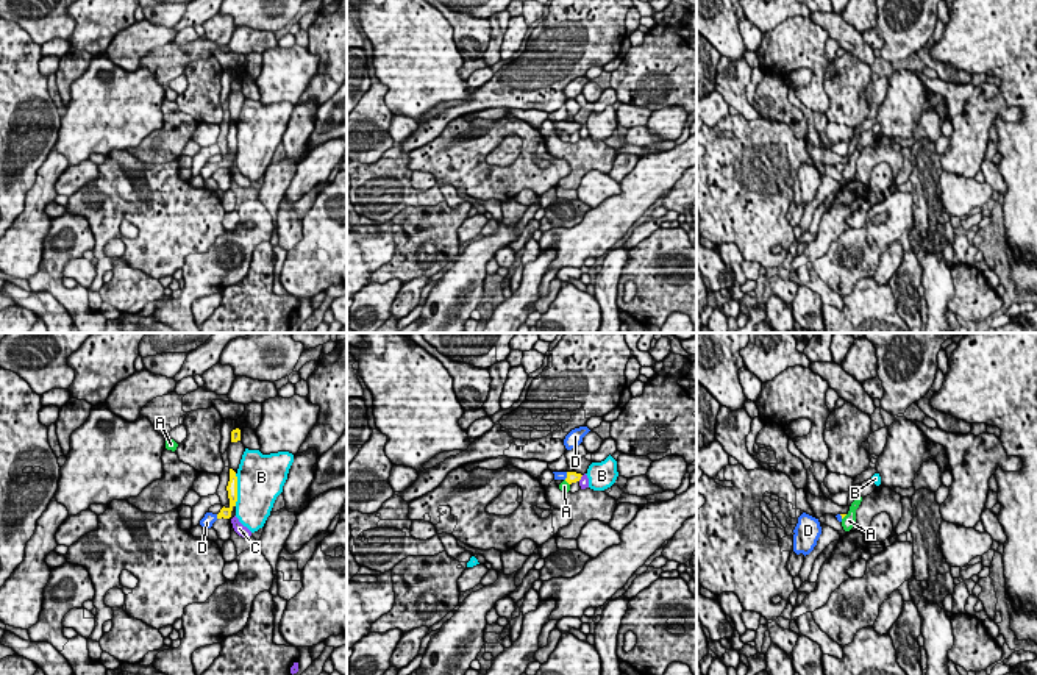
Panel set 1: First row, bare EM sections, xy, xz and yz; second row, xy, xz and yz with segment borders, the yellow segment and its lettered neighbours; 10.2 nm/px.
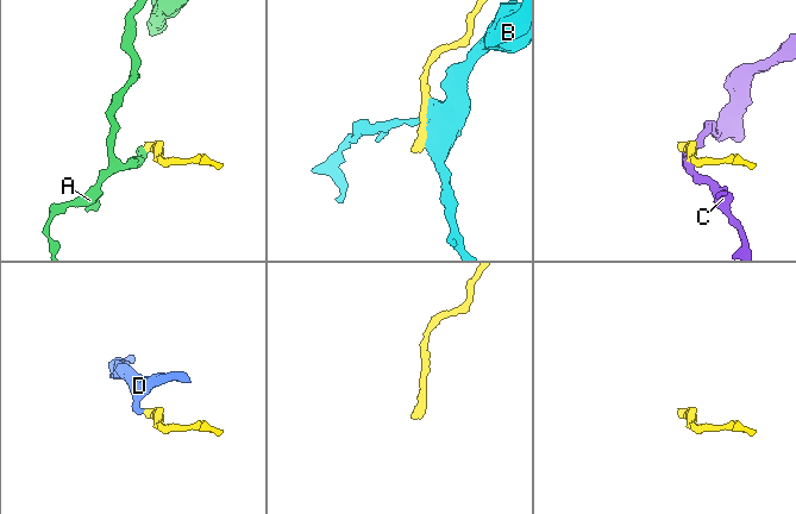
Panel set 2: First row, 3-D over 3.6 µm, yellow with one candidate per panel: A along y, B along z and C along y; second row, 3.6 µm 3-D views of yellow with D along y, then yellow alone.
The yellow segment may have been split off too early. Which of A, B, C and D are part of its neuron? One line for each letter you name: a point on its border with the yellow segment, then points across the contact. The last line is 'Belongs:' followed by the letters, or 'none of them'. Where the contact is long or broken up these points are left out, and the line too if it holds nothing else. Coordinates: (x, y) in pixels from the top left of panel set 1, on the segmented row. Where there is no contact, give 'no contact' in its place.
D: xy (217, 516) | across xy (225, 513), (217, 516), (206, 522)
Belongs: D

